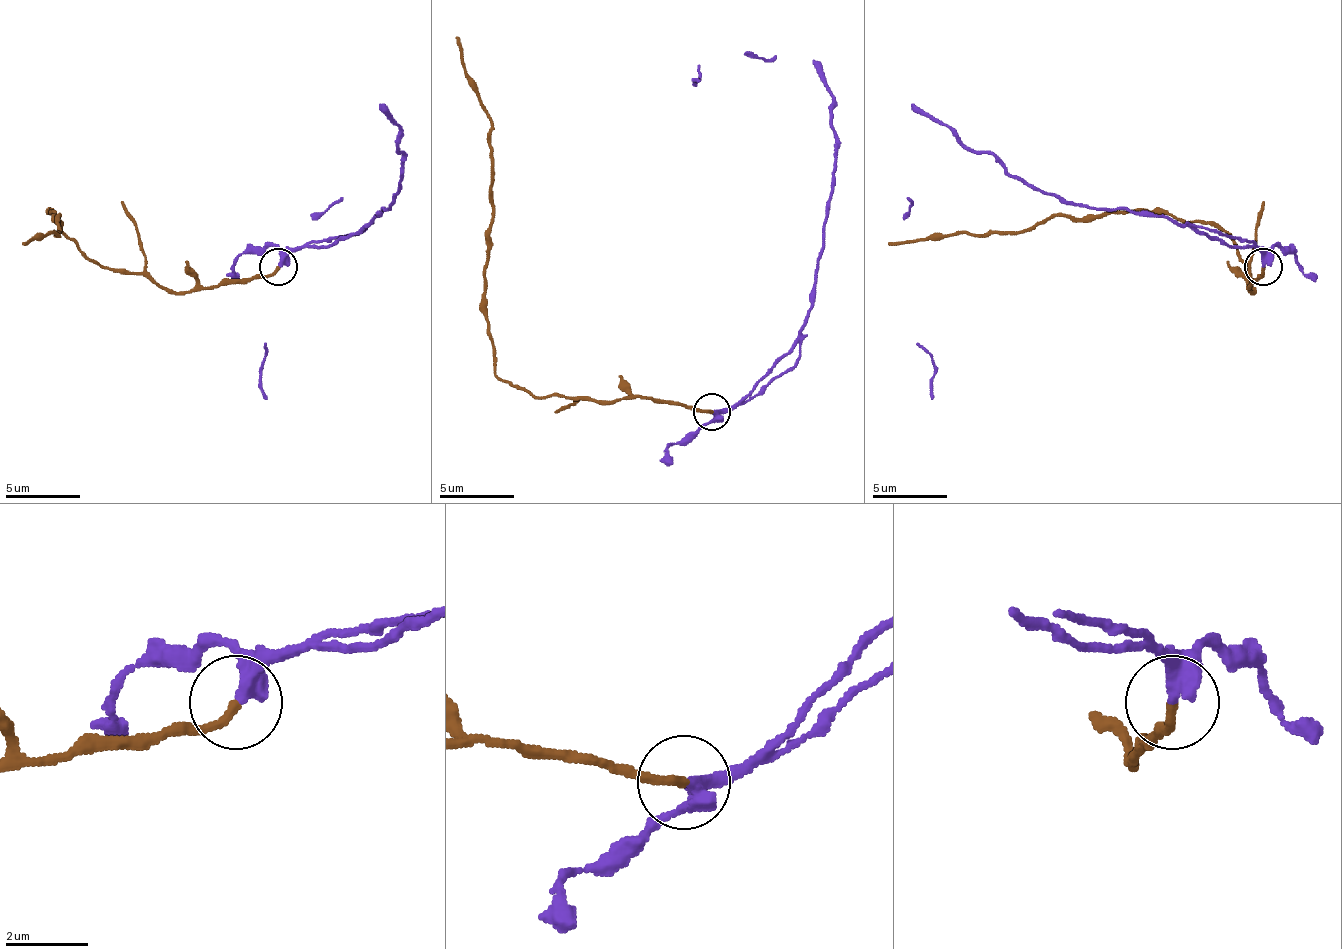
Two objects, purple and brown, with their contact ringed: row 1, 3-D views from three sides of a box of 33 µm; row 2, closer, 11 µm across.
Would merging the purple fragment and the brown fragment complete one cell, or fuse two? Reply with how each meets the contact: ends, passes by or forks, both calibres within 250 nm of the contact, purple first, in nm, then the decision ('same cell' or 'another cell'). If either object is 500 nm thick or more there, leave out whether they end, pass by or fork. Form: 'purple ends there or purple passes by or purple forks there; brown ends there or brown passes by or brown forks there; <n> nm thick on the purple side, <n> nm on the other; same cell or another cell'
purple passes by; brown ends there; 360 nm thick on the purple side, 220 nm on the other; another cell

